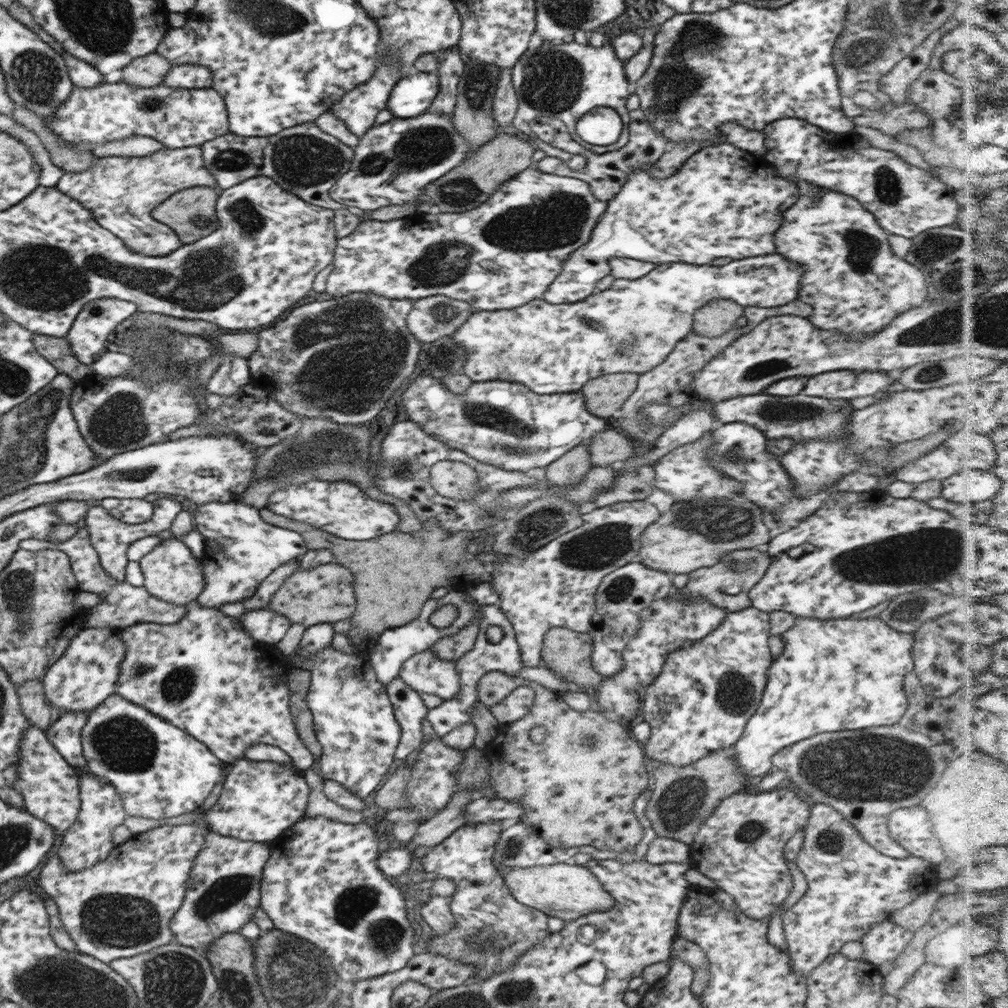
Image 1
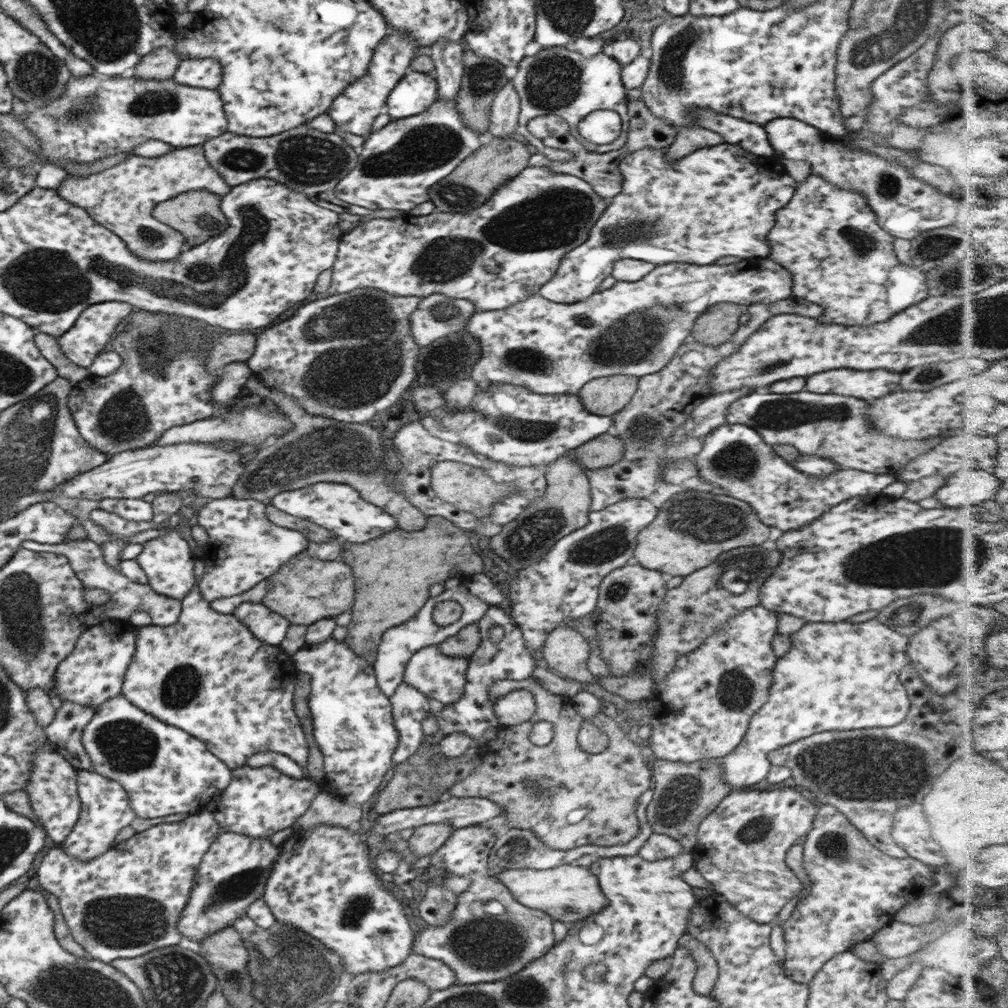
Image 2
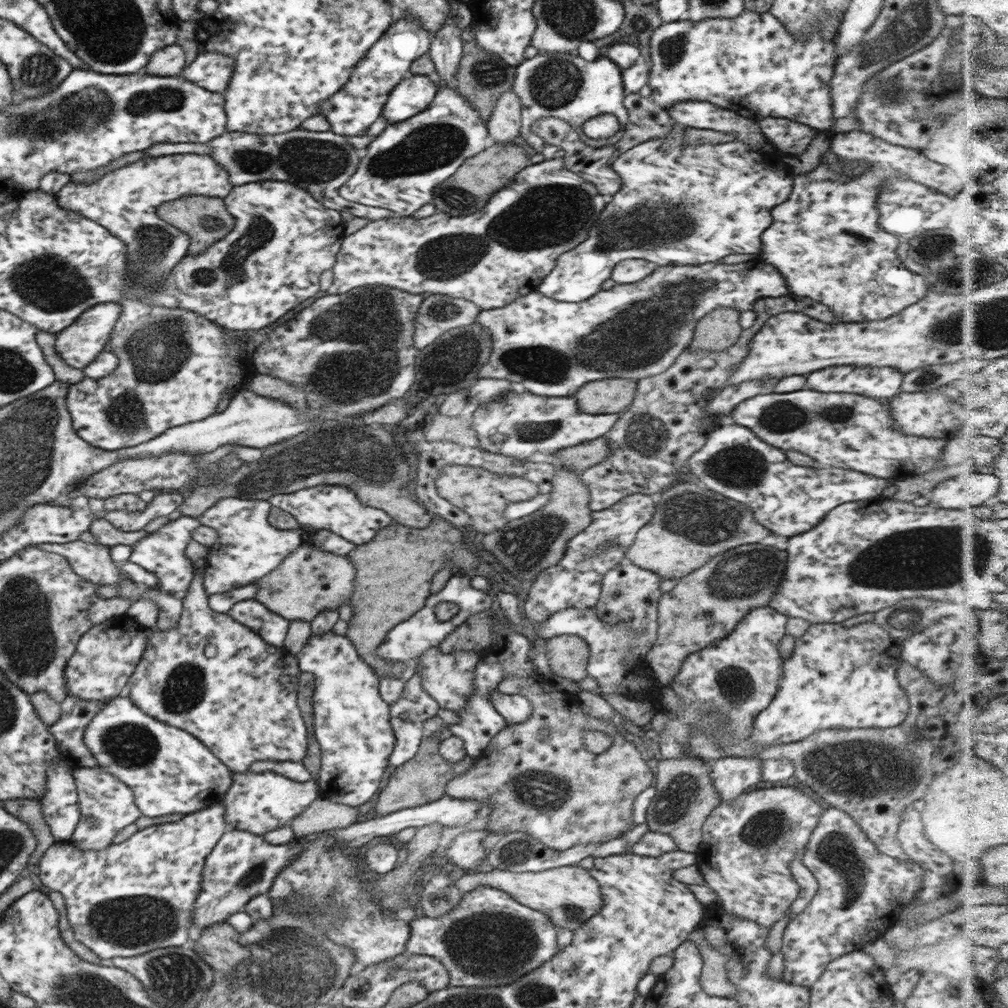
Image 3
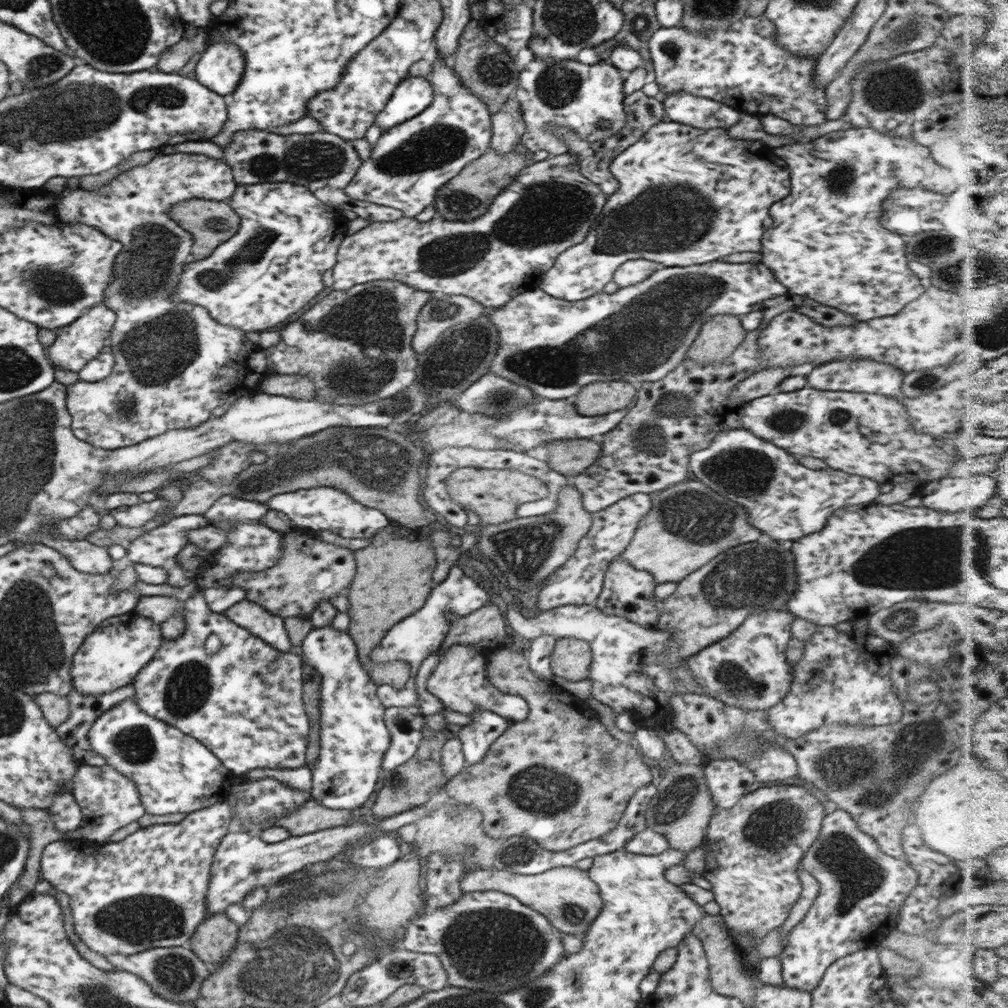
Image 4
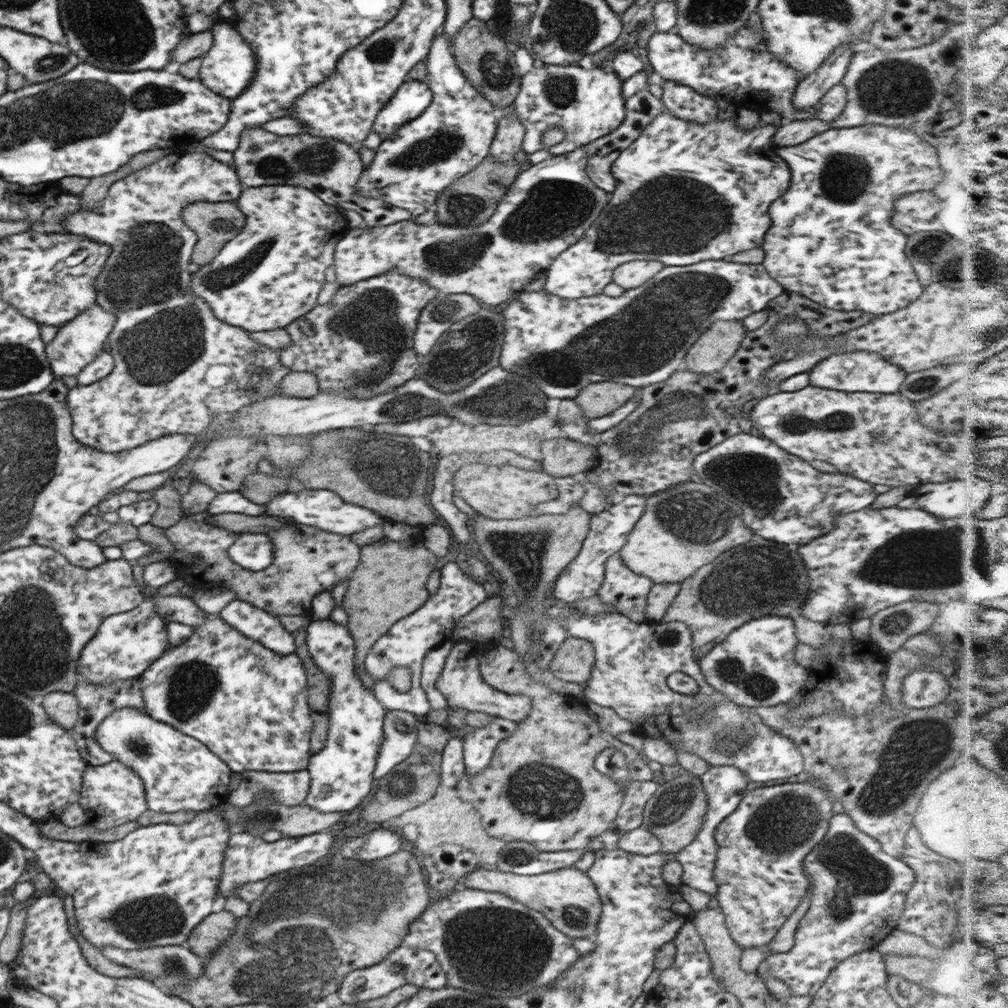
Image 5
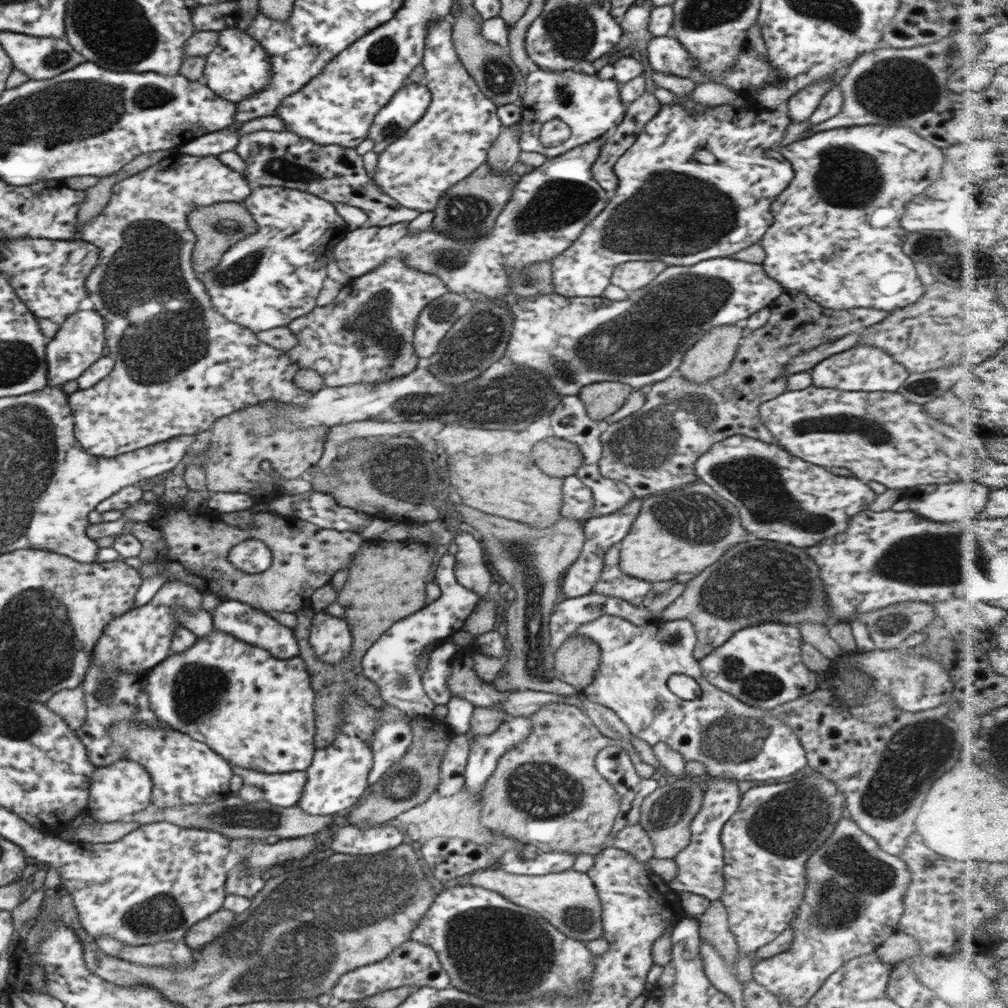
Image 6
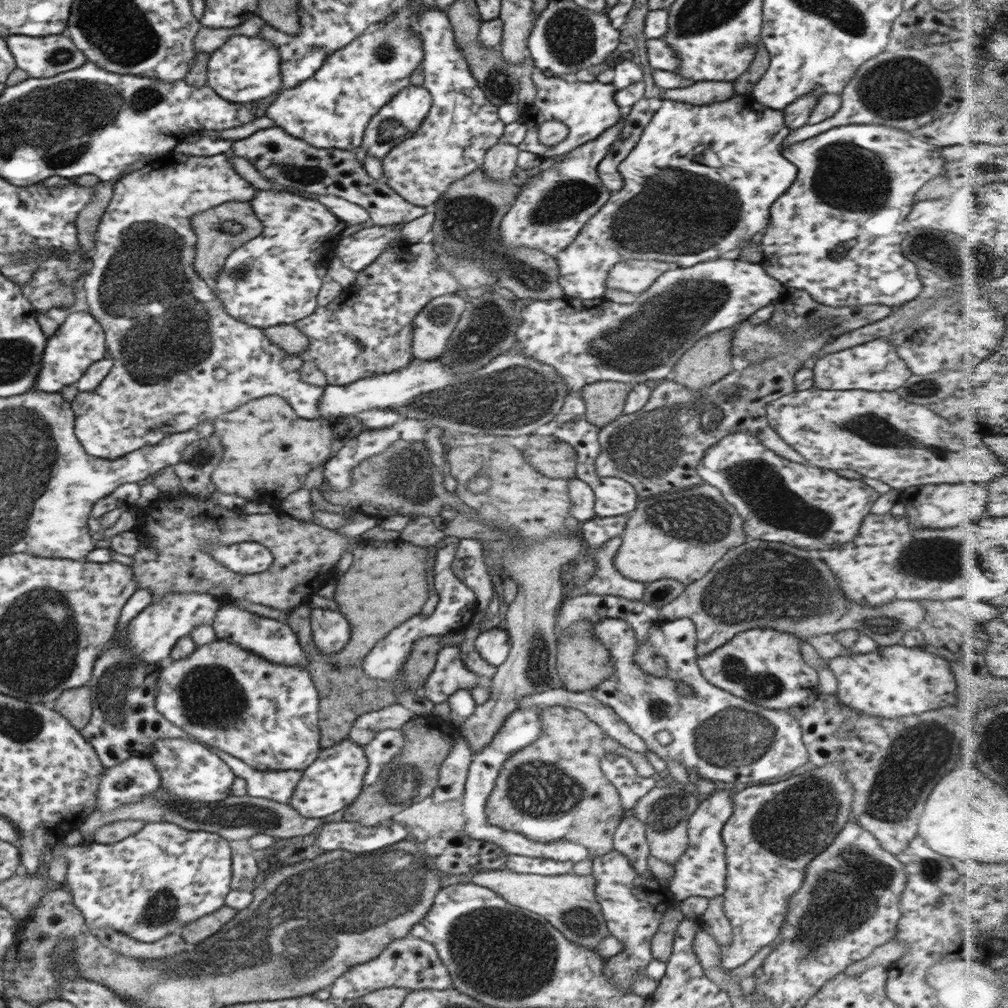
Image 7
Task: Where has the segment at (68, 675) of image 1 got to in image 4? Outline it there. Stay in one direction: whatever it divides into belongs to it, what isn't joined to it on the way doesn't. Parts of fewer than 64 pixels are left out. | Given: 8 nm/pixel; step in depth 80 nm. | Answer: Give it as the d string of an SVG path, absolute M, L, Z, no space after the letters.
M134 609L119 616L105 618L83 640L71 660L71 685L81 694L105 694L132 683L132 679L152 660L163 638L160 626L139 616Z

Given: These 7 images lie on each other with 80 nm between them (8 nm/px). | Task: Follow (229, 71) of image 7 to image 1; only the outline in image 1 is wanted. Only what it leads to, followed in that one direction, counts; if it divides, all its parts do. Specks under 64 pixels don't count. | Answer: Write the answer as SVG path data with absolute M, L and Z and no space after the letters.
M179 64L163 75L160 84L169 88L204 89L210 88L210 72L204 66L194 64Z

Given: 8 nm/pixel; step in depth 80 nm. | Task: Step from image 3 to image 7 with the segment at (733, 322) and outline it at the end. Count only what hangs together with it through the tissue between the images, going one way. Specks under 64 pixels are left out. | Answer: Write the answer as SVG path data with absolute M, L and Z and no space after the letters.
M726 328L702 336L679 357L679 360L672 366L672 372L667 380L675 384L679 383L691 390L701 390L723 378L732 370L730 348L733 335L734 330Z

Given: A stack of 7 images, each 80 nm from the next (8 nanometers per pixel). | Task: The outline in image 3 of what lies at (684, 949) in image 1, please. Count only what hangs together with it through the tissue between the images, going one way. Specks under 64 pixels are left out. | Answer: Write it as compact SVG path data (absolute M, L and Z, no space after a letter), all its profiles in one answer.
M700 927L689 933L687 939L697 947L701 957L702 967L699 975L701 990L715 997L730 998L736 988L730 984L725 974L727 957L703 938Z

